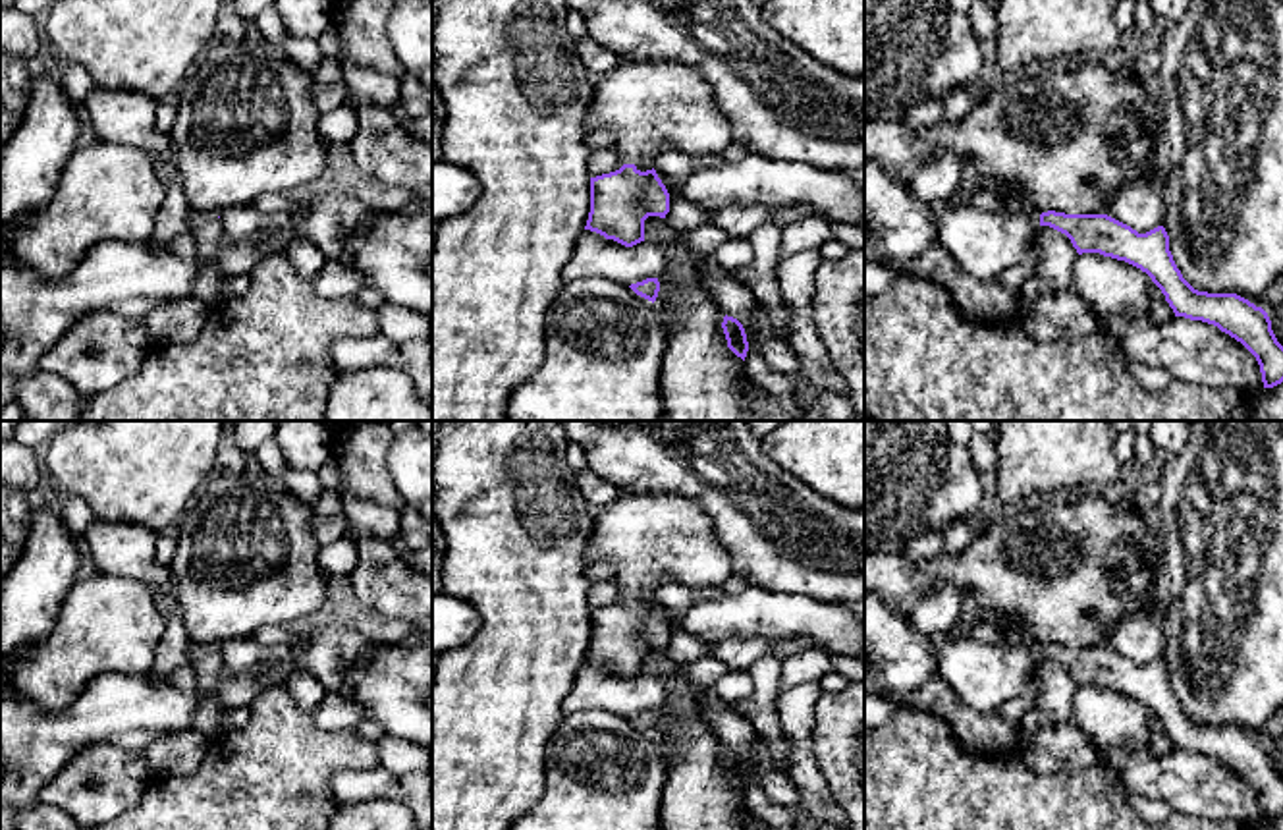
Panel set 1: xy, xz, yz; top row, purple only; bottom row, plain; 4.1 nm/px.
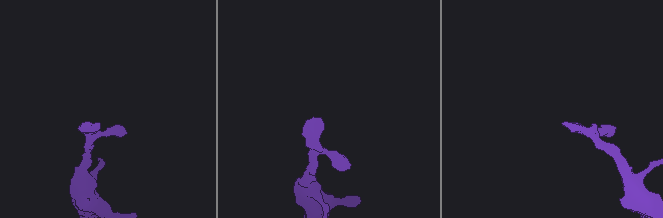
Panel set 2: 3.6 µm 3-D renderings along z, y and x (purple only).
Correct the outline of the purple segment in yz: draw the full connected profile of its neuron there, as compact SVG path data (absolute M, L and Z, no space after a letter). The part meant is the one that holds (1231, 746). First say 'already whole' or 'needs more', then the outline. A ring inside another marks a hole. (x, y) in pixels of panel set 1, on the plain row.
needs more; M955 635L936 645L936 674L976 712L997 712L1011 699L1028 693L1026 678L1042 660L1065 666L1078 687L1100 685L1125 693L1161 722L1175 749L1217 759L1241 774L1258 793L1264 820L1283 815L1283 778L1262 739L1237 726L1194 722L1177 701L1163 658L1138 666L1107 647L1038 647L988 643Z

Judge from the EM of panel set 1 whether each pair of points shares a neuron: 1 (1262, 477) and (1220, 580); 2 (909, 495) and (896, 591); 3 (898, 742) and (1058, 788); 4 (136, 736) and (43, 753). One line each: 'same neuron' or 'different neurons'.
1: same neuron
2: different neurons
3: same neuron
4: same neuron

